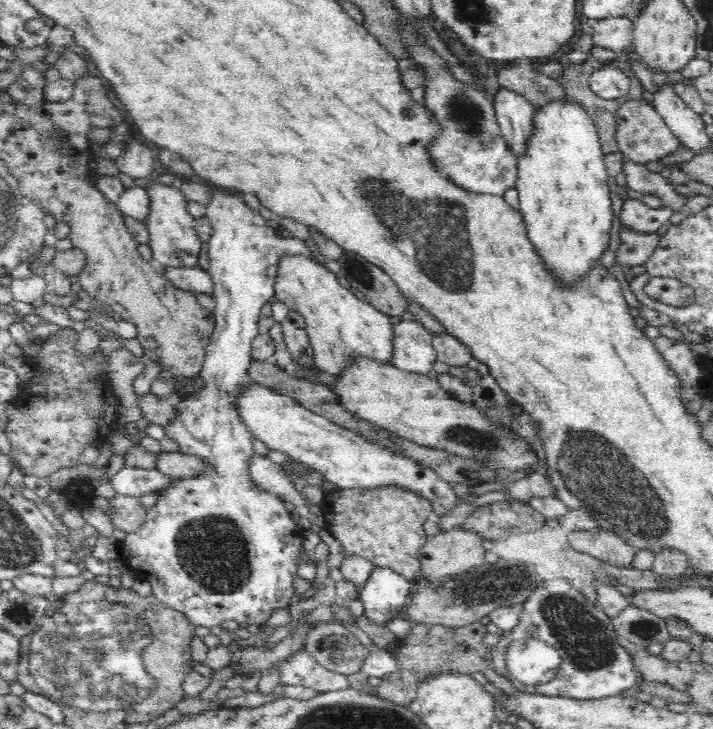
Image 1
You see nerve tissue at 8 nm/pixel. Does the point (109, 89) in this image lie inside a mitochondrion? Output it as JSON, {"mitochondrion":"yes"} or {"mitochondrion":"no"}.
{"mitochondrion":"no"}

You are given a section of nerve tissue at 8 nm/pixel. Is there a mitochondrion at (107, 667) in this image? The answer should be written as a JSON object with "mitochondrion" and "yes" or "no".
{"mitochondrion":"yes"}

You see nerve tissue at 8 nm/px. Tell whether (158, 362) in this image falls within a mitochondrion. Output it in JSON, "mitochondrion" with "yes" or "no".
{"mitochondrion":"no"}

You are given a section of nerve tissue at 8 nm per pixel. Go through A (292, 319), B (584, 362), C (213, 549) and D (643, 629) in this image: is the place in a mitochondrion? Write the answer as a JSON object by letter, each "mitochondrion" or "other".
{"A":"other","B":"other","C":"mitochondrion","D":"mitochondrion"}

